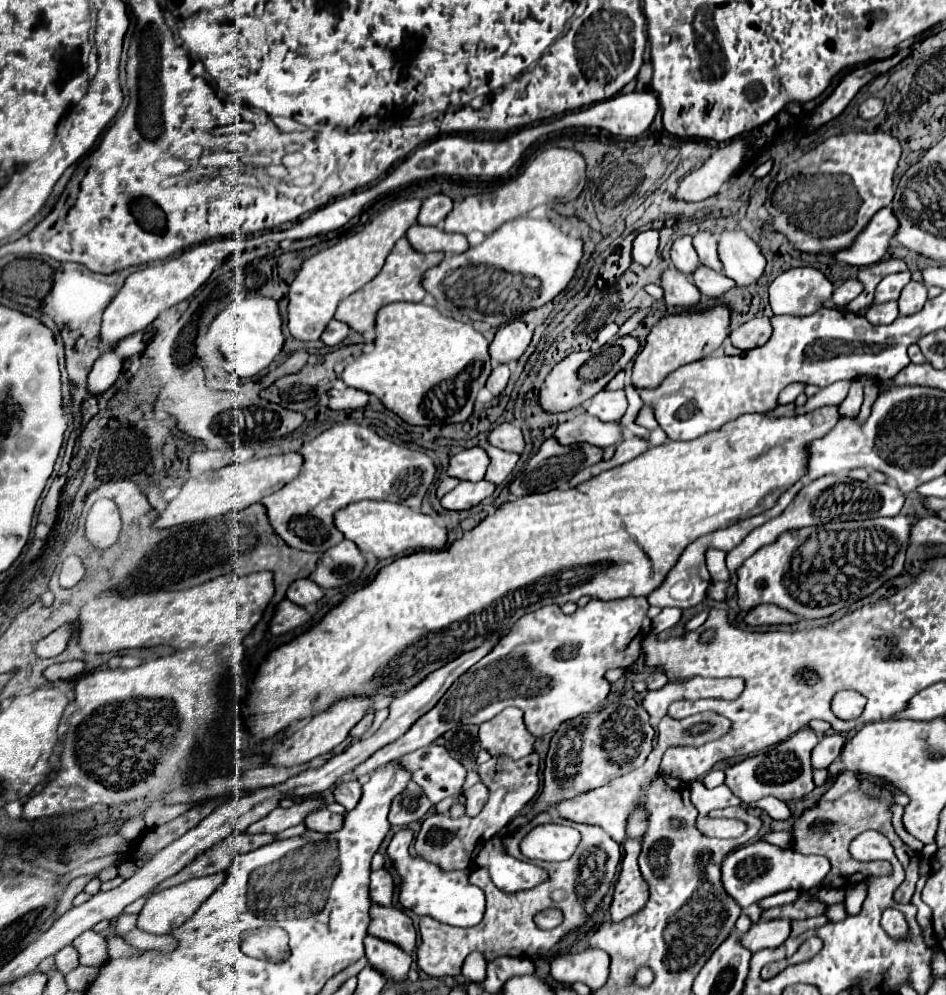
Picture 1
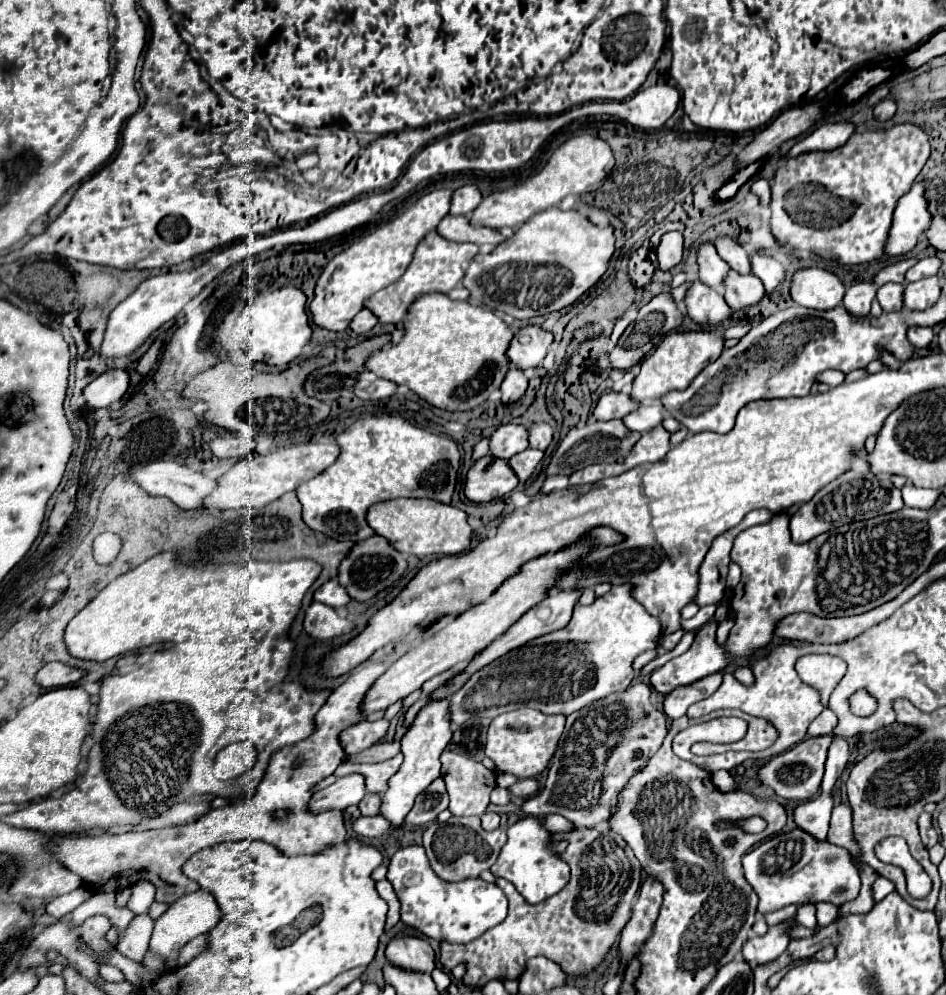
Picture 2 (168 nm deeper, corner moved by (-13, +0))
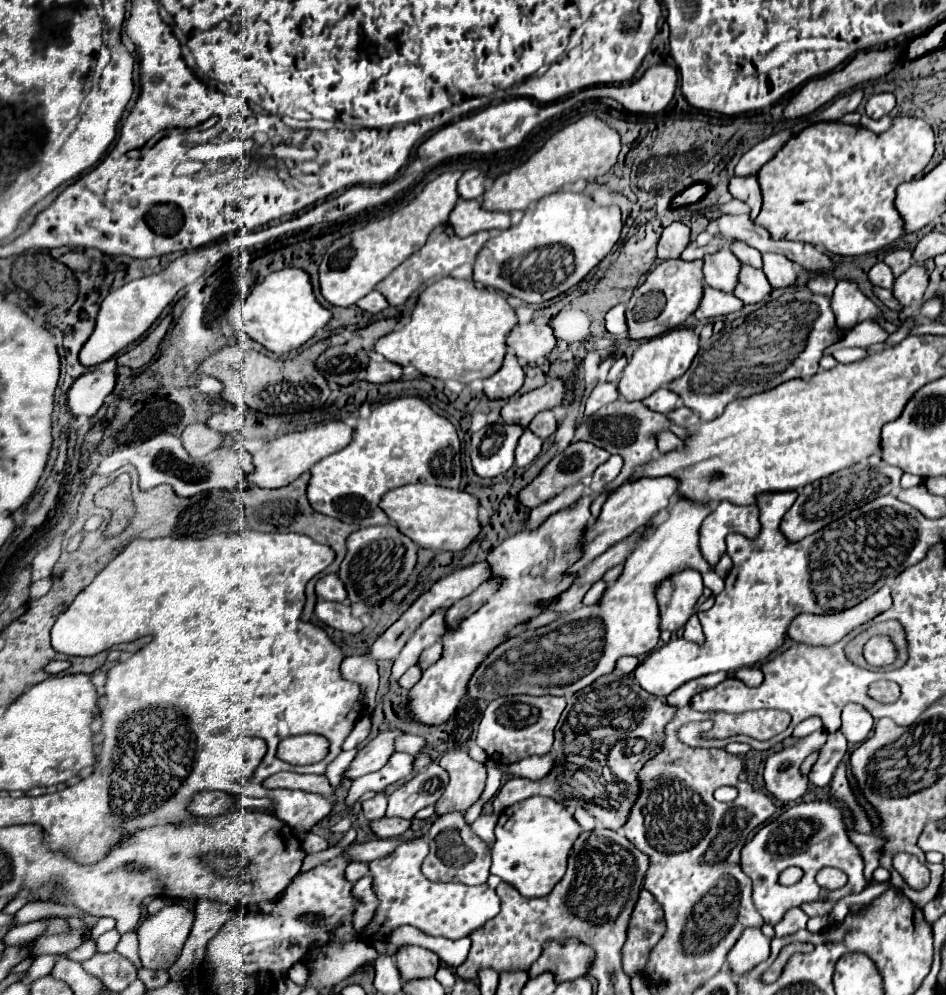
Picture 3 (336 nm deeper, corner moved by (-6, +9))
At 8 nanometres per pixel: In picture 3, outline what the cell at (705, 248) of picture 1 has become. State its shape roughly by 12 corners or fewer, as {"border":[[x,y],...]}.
{"border":[[744,242],[730,246],[732,254],[748,266],[762,268],[760,252]]}

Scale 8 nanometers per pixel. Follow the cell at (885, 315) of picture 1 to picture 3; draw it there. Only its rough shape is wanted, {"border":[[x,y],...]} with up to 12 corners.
{"border":[[884,262],[868,272],[872,286],[892,290],[894,276]]}

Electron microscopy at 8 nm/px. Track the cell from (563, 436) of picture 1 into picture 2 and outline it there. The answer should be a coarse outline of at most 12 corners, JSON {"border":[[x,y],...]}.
{"border":[[641,405],[623,421],[631,431],[649,431],[663,421],[663,405]]}

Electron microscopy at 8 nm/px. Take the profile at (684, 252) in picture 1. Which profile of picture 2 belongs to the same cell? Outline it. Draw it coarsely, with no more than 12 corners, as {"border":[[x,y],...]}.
{"border":[[713,243],[699,247],[699,279],[717,289],[729,273]]}

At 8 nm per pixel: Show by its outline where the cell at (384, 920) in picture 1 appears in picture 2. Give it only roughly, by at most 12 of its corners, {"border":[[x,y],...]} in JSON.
{"border":[[399,933],[387,945],[387,961],[403,971],[431,973],[429,941]]}

